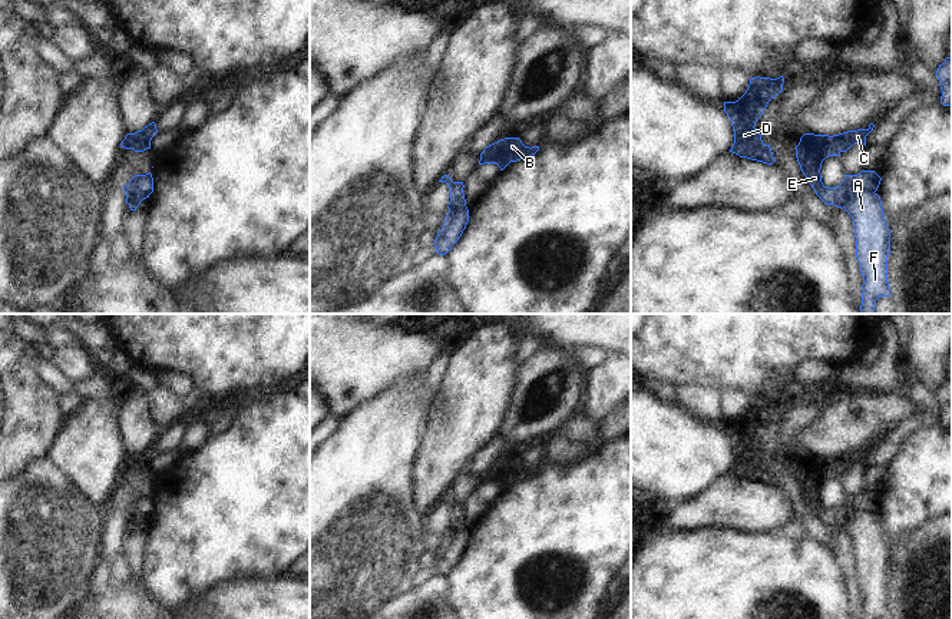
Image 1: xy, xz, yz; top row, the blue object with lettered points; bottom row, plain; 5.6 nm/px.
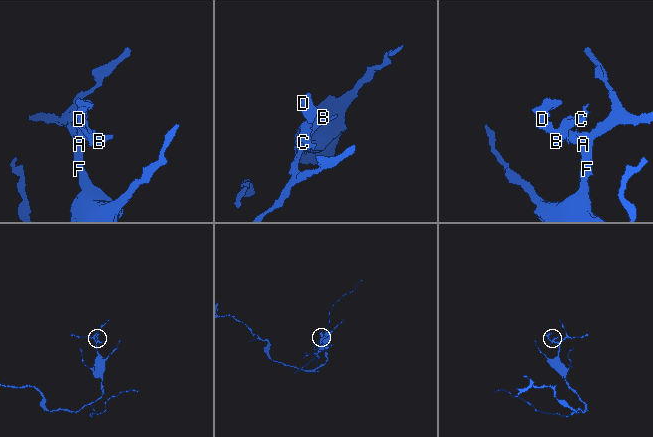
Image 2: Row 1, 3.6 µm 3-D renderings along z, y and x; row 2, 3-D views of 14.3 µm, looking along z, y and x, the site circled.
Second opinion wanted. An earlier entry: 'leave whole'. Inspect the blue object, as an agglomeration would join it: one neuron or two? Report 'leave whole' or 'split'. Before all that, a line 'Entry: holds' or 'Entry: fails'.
Entry: fails
split

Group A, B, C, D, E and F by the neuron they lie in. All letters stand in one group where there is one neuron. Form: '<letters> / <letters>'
A F / B C D E

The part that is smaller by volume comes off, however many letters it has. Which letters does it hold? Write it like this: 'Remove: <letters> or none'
Remove: B, C, D, E

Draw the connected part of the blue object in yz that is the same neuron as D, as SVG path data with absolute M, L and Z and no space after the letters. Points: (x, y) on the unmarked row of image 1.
M751 398L746 414L736 423L724 423L724 433L731 441L734 464L730 473L740 479L773 486L776 480L770 466L761 461L756 443L764 434L768 423L783 411L784 398Z

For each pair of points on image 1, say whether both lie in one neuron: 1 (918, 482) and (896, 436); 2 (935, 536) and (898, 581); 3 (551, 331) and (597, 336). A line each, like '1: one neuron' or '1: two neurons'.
1: two neurons
2: one neuron
3: one neuron

